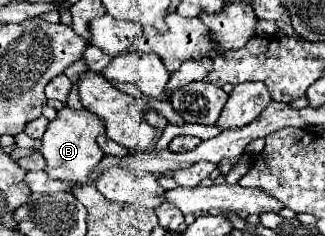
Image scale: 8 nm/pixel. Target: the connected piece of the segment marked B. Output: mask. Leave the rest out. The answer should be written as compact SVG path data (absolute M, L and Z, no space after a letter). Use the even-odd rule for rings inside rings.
M64 105L56 119L48 123L46 133L42 137L42 147L40 153L46 159L46 173L52 179L60 179L60 181L70 181L76 185L86 185L88 183L88 175L92 171L94 165L100 163L100 159L104 157L102 149L96 143L96 137L104 133L104 121L86 111L86 109L70 109L68 105Z

